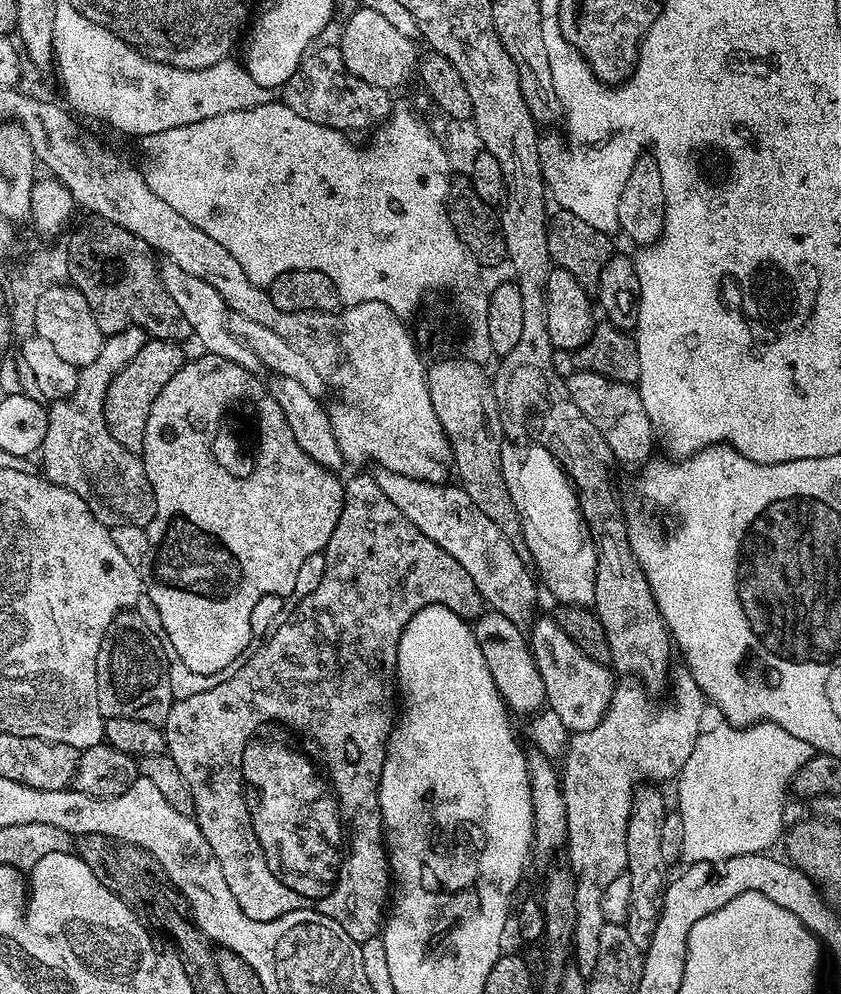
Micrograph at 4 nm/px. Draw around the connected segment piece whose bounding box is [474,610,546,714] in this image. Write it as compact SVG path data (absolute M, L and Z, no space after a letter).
M488 610L476 617L474 631L478 646L482 650L482 658L486 658L490 678L494 680L494 686L507 704L509 713L540 712L546 704L546 686L542 686L542 674L530 670L530 649L525 629L510 622L510 618L506 618L501 612Z

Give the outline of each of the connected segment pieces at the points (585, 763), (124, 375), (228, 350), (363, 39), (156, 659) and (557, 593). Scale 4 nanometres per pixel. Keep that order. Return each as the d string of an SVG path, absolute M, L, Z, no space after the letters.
M680 666L670 676L672 684L672 704L660 704L655 708L645 689L636 682L624 682L612 693L612 701L598 726L590 730L575 733L567 742L563 753L562 787L566 802L566 822L568 823L567 867L576 881L574 890L575 913L577 924L574 926L570 941L570 952L576 955L574 966L585 978L590 978L598 964L598 937L602 934L605 920L602 916L602 894L606 886L618 875L626 872L626 826L632 809L632 798L636 789L645 782L660 782L656 780L675 781L679 777L682 766L686 766L686 758L690 758L694 750L694 742L700 737L704 720L704 691L694 682L688 669Z
M149 339L134 354L134 358L120 371L110 382L106 390L106 402L104 403L104 417L106 426L118 442L118 446L126 446L126 450L137 454L144 451L144 439L146 438L146 418L150 418L150 406L154 406L154 398L162 394L162 386L178 374L178 370L186 363L186 355L179 343L174 340Z
M165 259L160 264L160 277L162 286L166 286L166 294L170 294L170 298L174 298L178 310L182 310L186 322L190 322L192 336L200 339L200 344L204 347L201 349L207 355L226 358L253 374L265 371L258 354L254 354L228 329L228 312L224 299L222 294L218 294L218 290L214 290L214 286L210 286L210 282L202 282L202 278L194 278L194 274L186 274L186 270L182 270L182 266L178 266L170 259Z
M357 7L351 15L353 16L345 22L338 41L346 70L350 70L350 74L354 74L362 82L370 82L370 86L385 90L400 88L411 76L413 79L418 68L417 41L406 38L406 34L398 34L398 30L390 26L390 22L377 20L374 10L369 8Z
M135 610L118 613L98 650L96 681L100 713L105 718L138 718L138 722L163 725L174 703L168 659L161 637L150 632Z
M505 442L502 446L502 478L506 482L506 490L510 490L510 498L514 498L514 506L520 515L523 540L530 550L531 563L538 573L539 583L543 587L545 584L549 594L560 604L573 604L578 608L594 605L596 570L592 545L586 535L584 519L576 501L576 491L572 488L564 469L540 444Z

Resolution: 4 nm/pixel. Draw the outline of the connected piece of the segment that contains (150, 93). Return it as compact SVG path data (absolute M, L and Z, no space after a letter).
M70 2L65 3L62 8L62 38L56 41L54 64L57 69L60 67L60 80L64 83L64 92L69 100L67 103L81 117L93 116L133 138L162 134L162 130L174 130L174 126L190 126L190 122L202 122L202 118L214 118L214 114L226 114L230 110L250 110L259 104L273 103L274 100L273 89L258 86L258 82L250 78L239 59L229 58L212 68L198 70L160 64L144 55L140 49L133 48L108 28L86 18Z

